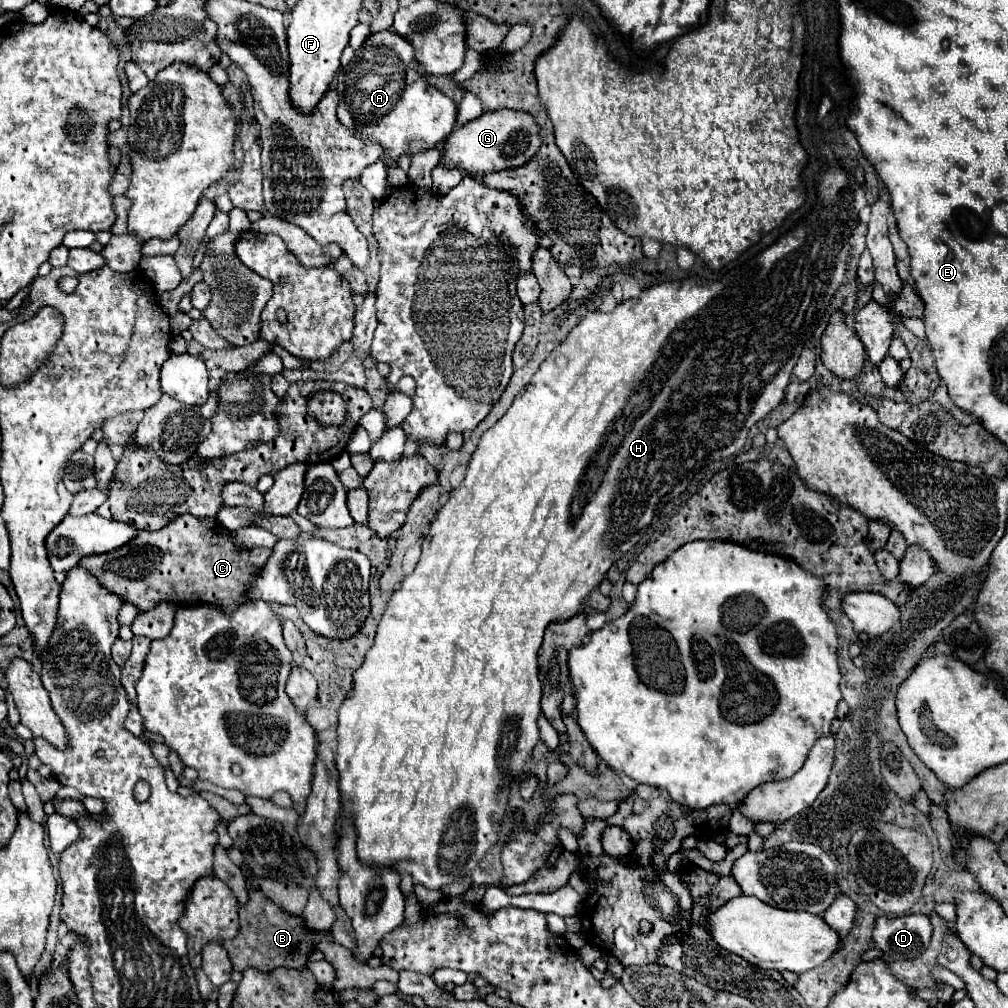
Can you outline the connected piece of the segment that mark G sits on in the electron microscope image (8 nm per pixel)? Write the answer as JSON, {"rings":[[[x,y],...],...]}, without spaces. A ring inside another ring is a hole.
{"rings":[[[494,110],[484,112],[474,122],[458,126],[444,142],[444,162],[464,172],[498,172],[526,164],[540,148],[540,126],[522,110]]]}

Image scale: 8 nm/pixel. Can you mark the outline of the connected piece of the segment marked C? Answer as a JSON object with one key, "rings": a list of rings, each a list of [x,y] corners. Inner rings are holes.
{"rings":[[[182,514],[176,516],[170,524],[166,524],[164,528],[156,530],[156,532],[144,532],[138,530],[138,536],[134,536],[134,540],[130,540],[130,544],[124,544],[122,548],[116,548],[114,552],[104,552],[98,556],[86,556],[80,560],[80,564],[84,568],[88,568],[98,582],[108,588],[110,592],[118,594],[124,602],[130,602],[134,606],[138,606],[138,610],[150,610],[156,608],[156,604],[160,604],[162,600],[170,602],[170,604],[212,604],[216,606],[220,612],[234,612],[238,610],[238,606],[250,602],[250,584],[254,582],[254,578],[258,576],[262,564],[266,564],[266,560],[270,558],[268,548],[242,548],[234,542],[232,534],[224,534],[222,524],[218,524],[216,518],[198,518],[198,516],[190,516],[190,514]]]}

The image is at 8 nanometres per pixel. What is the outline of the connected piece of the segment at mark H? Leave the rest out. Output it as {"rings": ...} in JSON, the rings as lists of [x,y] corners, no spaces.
{"rings":[[[830,152],[826,156],[822,156],[824,164],[826,164],[826,170],[820,174],[816,172],[814,174],[814,182],[816,182],[816,202],[814,202],[814,210],[810,212],[806,224],[802,226],[802,220],[798,224],[794,224],[786,234],[782,234],[774,244],[766,246],[762,252],[758,252],[754,258],[746,260],[742,266],[736,266],[734,270],[726,272],[720,280],[716,282],[710,282],[706,280],[704,276],[698,276],[698,274],[692,274],[684,280],[672,280],[672,282],[662,282],[662,284],[652,284],[648,288],[642,290],[642,294],[638,298],[630,298],[630,300],[622,300],[612,312],[600,312],[600,310],[594,310],[594,312],[588,312],[566,336],[566,340],[562,340],[562,344],[558,348],[554,348],[550,352],[550,356],[540,364],[538,372],[532,376],[530,384],[514,398],[512,406],[508,408],[508,412],[490,428],[482,434],[480,438],[480,444],[476,448],[476,452],[472,454],[472,460],[470,460],[470,466],[468,466],[468,472],[466,472],[466,478],[464,482],[460,484],[460,488],[454,488],[450,492],[450,500],[446,502],[446,506],[442,506],[436,514],[436,520],[430,524],[430,532],[424,536],[424,542],[422,542],[422,556],[420,556],[420,562],[416,564],[414,572],[408,574],[402,582],[402,588],[396,590],[392,594],[392,600],[388,602],[388,608],[378,624],[378,630],[376,630],[376,638],[374,638],[374,644],[370,646],[370,650],[366,652],[366,660],[364,664],[354,672],[354,690],[352,690],[352,696],[346,698],[338,710],[338,750],[336,750],[336,768],[340,772],[340,818],[336,820],[336,834],[340,836],[342,832],[342,824],[344,824],[344,818],[348,814],[352,814],[352,828],[356,832],[356,854],[358,854],[358,860],[368,866],[368,868],[380,868],[380,866],[386,866],[386,868],[392,868],[400,878],[402,876],[412,876],[414,884],[422,884],[424,888],[428,890],[440,890],[442,886],[446,884],[452,884],[454,878],[464,878],[464,876],[470,876],[482,862],[484,862],[484,856],[490,848],[496,846],[498,842],[498,832],[500,832],[500,824],[508,812],[508,800],[510,800],[510,788],[514,786],[514,782],[520,782],[520,778],[526,774],[524,770],[524,764],[532,758],[532,750],[534,746],[540,742],[540,734],[538,734],[538,726],[536,726],[536,718],[540,714],[540,698],[542,698],[542,684],[538,680],[538,648],[542,644],[542,636],[544,636],[544,630],[546,626],[552,622],[552,620],[566,620],[574,614],[578,614],[582,610],[582,602],[584,598],[590,594],[592,588],[596,588],[604,574],[608,572],[608,568],[618,560],[622,558],[622,554],[626,550],[630,550],[634,544],[638,544],[642,540],[642,536],[646,534],[646,530],[656,522],[658,514],[662,512],[662,508],[666,506],[668,500],[676,498],[678,494],[682,494],[688,486],[688,482],[710,462],[714,460],[722,460],[722,458],[728,458],[736,452],[740,452],[746,444],[746,436],[748,436],[748,430],[758,422],[762,420],[768,412],[772,412],[782,400],[784,400],[784,392],[786,392],[786,386],[790,384],[790,376],[792,376],[792,368],[794,364],[798,362],[798,356],[804,348],[804,344],[808,342],[808,338],[812,338],[816,326],[820,324],[822,316],[826,314],[828,306],[830,306],[830,300],[832,296],[840,290],[840,286],[844,286],[848,280],[846,280],[846,270],[848,270],[848,256],[850,256],[850,234],[854,232],[854,228],[858,226],[858,212],[868,204],[866,200],[866,192],[864,192],[864,186],[858,184],[852,176],[848,176],[848,172],[830,158]]]}

